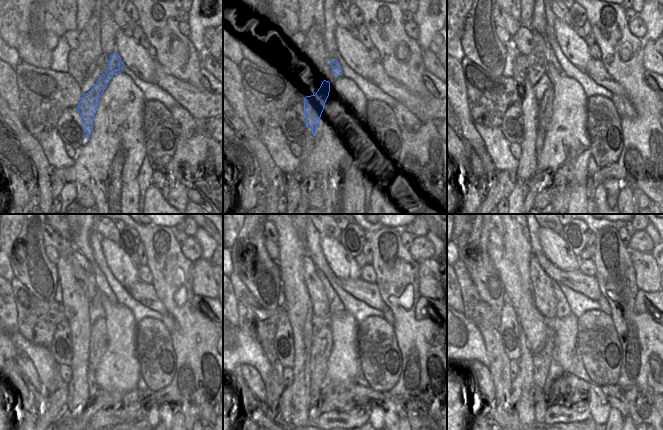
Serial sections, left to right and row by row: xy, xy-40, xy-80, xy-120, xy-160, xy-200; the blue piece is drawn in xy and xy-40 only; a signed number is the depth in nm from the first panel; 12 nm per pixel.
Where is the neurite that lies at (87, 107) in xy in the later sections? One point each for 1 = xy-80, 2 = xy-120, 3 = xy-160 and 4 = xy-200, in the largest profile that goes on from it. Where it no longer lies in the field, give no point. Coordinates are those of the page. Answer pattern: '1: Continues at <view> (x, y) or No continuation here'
1: Continues at xy-80 (545, 106)
2: Continues at xy-120 (98, 343)
3: Continues at xy-160 (322, 342)
4: Continues at xy-200 (541, 361).

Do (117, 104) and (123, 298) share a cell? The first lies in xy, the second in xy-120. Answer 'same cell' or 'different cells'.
different cells

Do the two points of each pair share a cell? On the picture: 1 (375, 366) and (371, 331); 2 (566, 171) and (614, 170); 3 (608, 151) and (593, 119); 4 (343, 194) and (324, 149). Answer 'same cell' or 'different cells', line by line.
1: same cell
2: different cells
3: same cell
4: same cell

